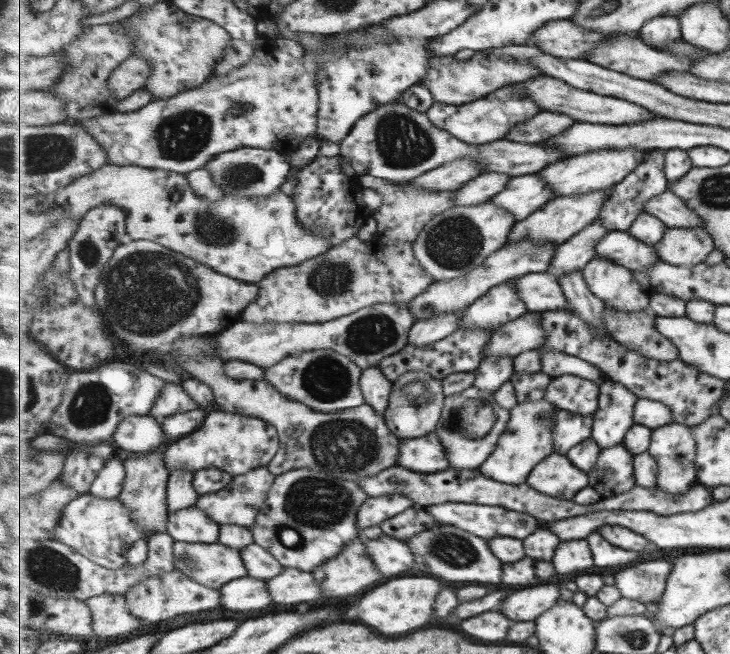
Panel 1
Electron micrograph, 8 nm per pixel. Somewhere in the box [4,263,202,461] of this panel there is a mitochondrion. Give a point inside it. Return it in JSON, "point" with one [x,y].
{"point":[90,406]}

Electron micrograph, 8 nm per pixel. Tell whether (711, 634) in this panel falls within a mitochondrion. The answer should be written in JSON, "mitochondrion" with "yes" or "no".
{"mitochondrion":"no"}

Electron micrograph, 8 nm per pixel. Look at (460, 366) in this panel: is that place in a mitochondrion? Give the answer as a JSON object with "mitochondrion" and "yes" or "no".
{"mitochondrion":"no"}

